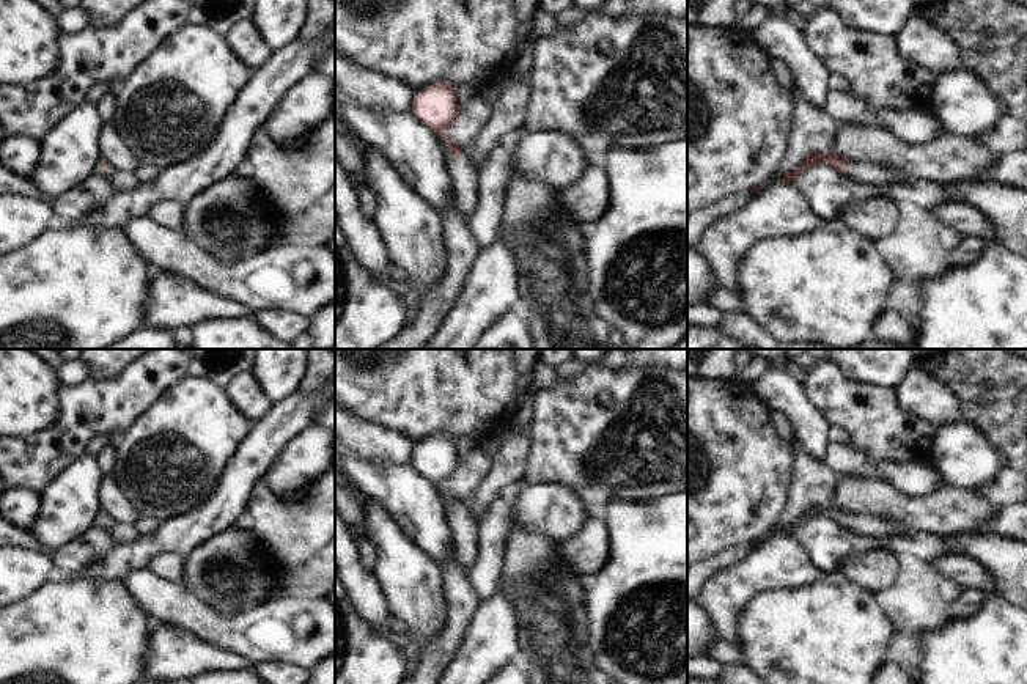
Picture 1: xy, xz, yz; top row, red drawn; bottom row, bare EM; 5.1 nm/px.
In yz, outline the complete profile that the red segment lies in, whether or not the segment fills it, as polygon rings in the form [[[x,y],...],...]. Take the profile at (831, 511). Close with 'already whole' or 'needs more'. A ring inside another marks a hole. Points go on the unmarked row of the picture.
[[[834,502],[829,505],[812,505],[805,509],[805,513],[793,524],[786,525],[782,530],[783,536],[794,536],[802,524],[815,519],[826,517],[838,525],[849,524],[852,530],[859,533],[882,533],[890,531],[893,528],[900,528],[901,525],[895,520],[885,522],[882,519],[873,519],[868,514],[857,514],[849,517],[843,509],[840,509]]]; needs more

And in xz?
[[[433,436],[418,443],[410,465],[433,480],[450,498],[453,509],[450,524],[458,547],[456,558],[466,564],[467,572],[472,576],[481,552],[480,524],[461,509],[462,498],[448,489],[448,480],[458,472],[459,462],[456,439],[451,436]]]; needs more

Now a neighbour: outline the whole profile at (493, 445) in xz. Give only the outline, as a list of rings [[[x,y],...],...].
[[[508,425],[503,426],[492,439],[480,443],[491,456],[497,458],[503,447],[502,437],[508,432]]]

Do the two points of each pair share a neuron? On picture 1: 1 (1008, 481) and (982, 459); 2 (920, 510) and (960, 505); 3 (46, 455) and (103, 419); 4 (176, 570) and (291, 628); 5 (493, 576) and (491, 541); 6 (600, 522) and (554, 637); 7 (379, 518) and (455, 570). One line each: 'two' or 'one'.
1: two
2: one
3: one
4: two
5: one
6: two
7: two

